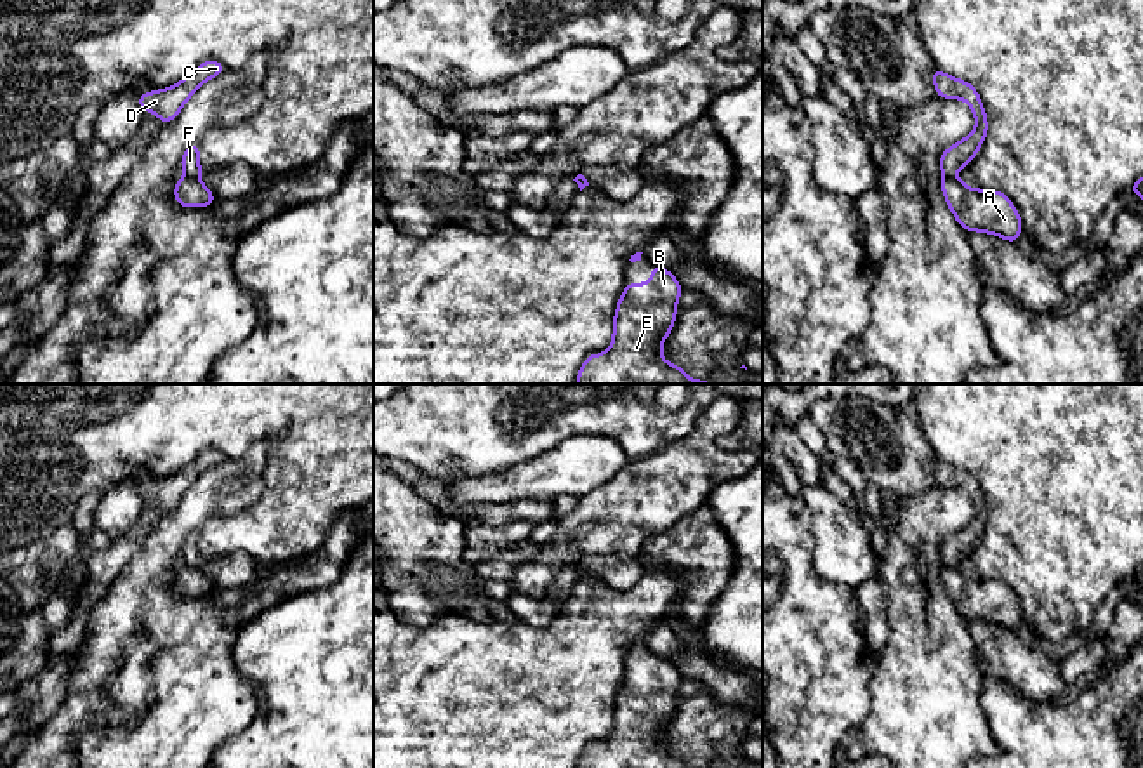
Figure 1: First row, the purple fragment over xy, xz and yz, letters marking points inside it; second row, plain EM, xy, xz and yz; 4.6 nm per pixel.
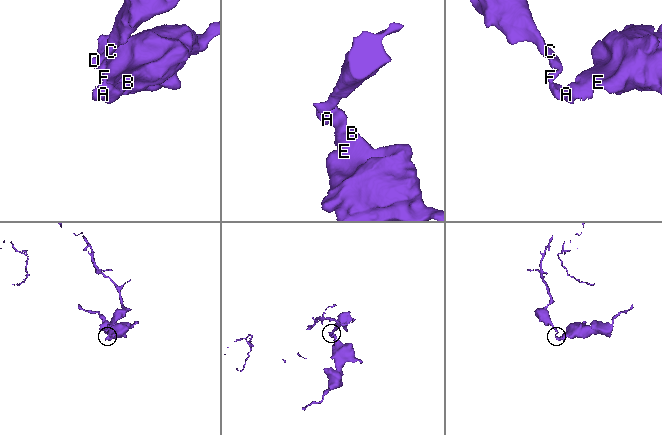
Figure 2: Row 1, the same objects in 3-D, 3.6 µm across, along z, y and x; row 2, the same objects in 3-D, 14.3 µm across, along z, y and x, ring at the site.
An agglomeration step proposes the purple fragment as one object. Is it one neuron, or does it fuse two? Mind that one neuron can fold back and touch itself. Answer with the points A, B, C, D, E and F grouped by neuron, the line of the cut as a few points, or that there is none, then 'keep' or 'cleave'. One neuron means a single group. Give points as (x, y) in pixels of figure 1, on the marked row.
A B E / C D F; cut in xy along (186, 174), (197, 179); cleave

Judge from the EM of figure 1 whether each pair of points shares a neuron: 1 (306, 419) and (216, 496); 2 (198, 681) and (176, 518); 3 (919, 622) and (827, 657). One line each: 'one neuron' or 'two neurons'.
1: two neurons
2: one neuron
3: two neurons

